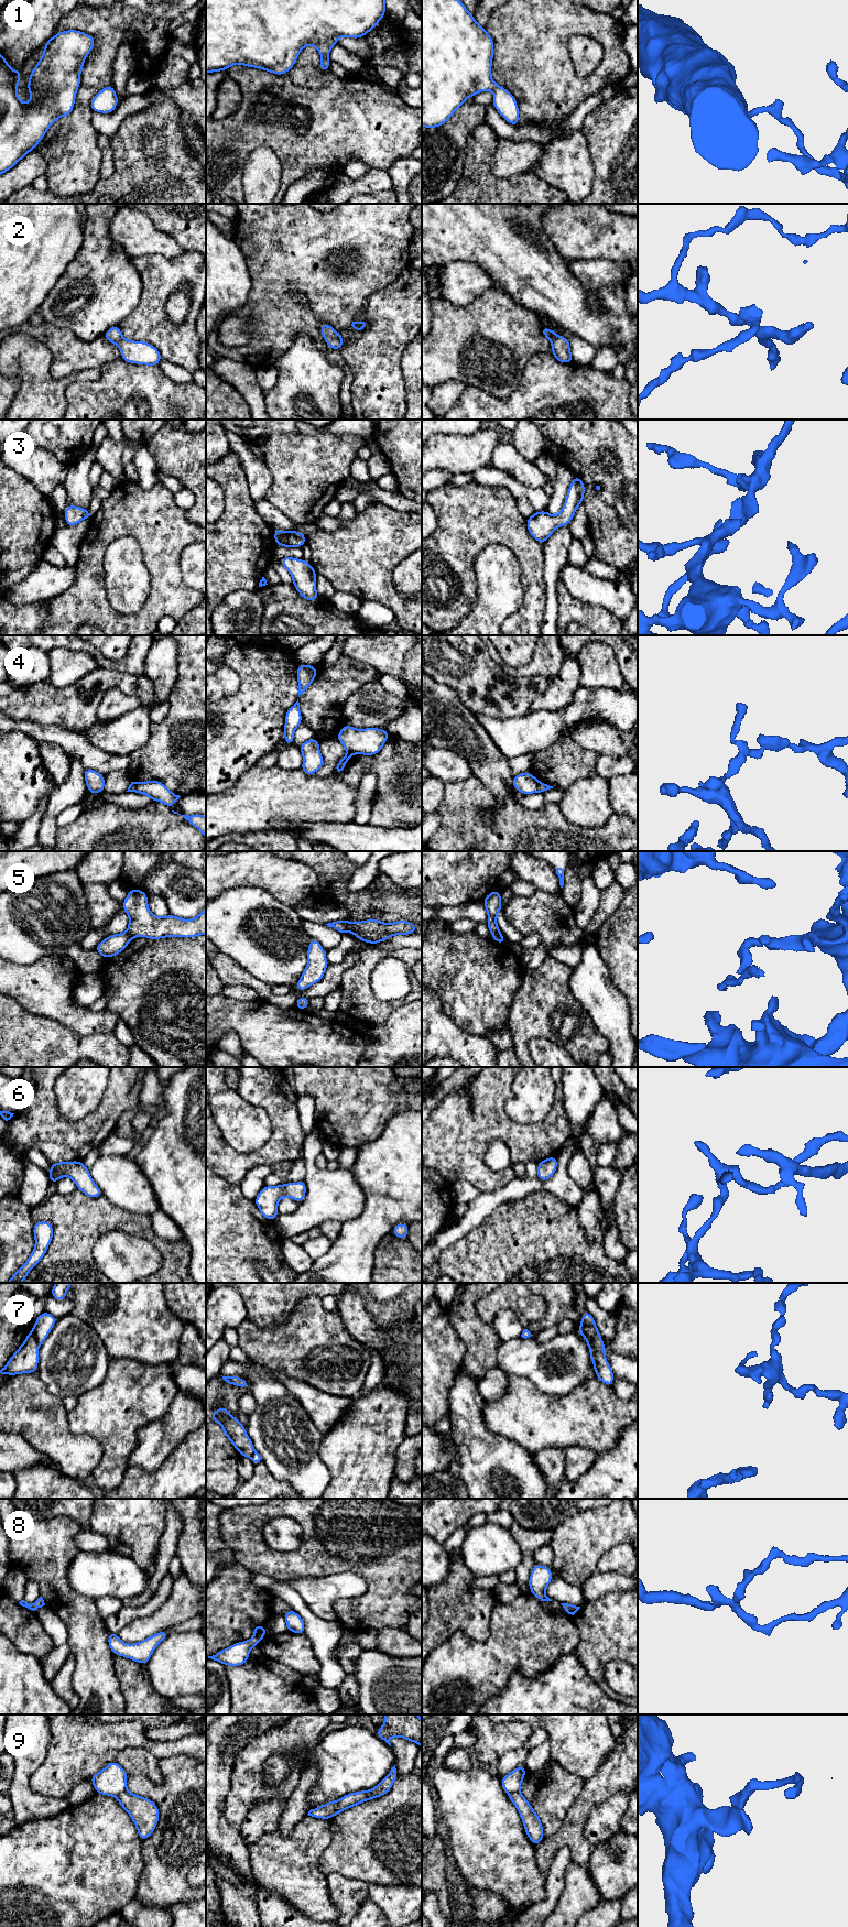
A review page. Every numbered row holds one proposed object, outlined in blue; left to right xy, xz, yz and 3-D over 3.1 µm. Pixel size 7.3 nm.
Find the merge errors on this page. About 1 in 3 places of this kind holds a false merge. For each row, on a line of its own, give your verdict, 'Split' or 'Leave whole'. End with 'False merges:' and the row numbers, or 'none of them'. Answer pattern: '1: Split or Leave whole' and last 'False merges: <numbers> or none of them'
1: Leave whole
2: Leave whole
3: Leave whole
4: Split
5: Split
6: Leave whole
7: Split
8: Leave whole
9: Split
False merges: 4, 5, 7, 9

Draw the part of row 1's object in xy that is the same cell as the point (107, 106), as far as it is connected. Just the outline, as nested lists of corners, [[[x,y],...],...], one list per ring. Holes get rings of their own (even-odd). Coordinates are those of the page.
[[[112,85],[98,91],[90,102],[93,112],[111,113],[119,100]]]

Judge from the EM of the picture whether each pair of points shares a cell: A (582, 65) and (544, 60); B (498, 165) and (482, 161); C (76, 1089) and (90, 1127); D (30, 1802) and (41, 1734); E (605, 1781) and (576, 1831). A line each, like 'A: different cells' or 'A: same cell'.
A: different cells
B: different cells
C: different cells
D: same cell
E: same cell

